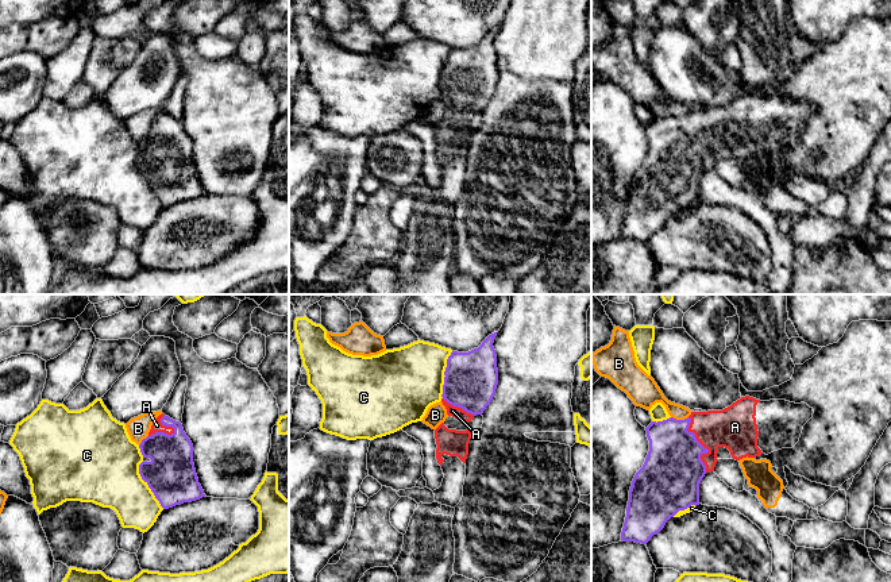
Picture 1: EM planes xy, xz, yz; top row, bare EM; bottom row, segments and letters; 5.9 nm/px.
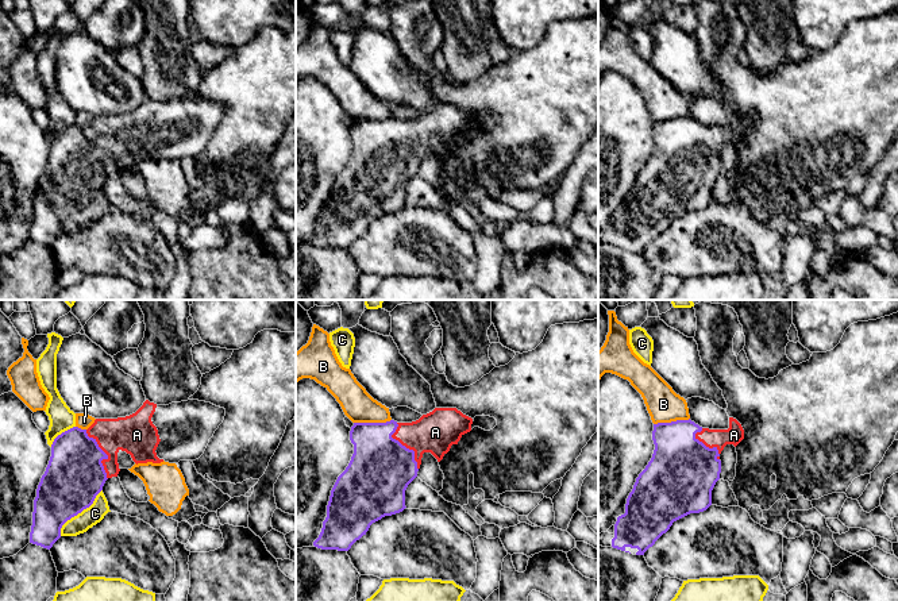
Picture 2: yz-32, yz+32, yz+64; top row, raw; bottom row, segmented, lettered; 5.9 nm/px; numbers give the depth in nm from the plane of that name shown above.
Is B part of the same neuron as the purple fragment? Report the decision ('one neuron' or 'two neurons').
two neurons

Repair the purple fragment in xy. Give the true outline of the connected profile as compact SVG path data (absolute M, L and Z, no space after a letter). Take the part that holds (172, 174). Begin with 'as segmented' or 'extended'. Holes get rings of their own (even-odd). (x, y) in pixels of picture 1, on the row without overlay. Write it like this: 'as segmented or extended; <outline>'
extended; M163 111L159 112L154 117L148 134L139 142L139 146L143 155L151 157L139 162L139 171L163 207L205 194L193 161L193 142L180 119Z

